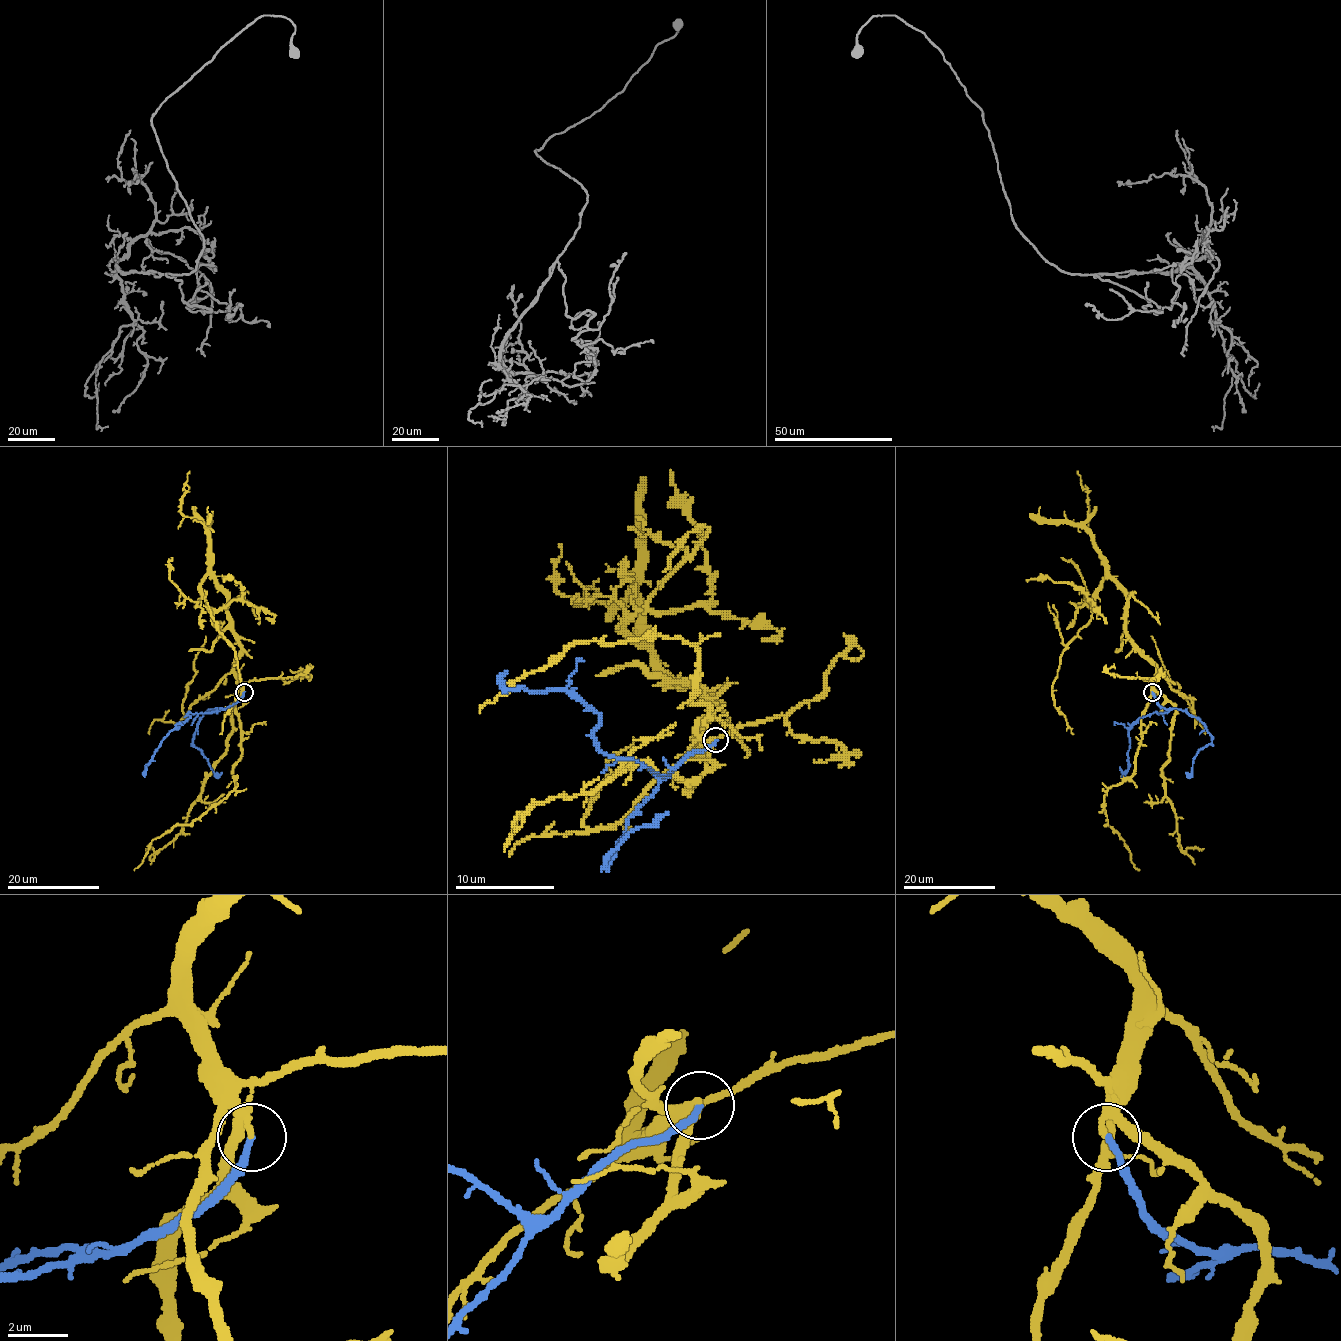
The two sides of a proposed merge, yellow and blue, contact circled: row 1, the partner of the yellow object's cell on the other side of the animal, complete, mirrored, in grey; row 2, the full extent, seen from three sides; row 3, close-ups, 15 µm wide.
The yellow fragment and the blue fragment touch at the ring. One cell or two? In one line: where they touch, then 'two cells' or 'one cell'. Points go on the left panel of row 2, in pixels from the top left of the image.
place (244, 692); one cell

